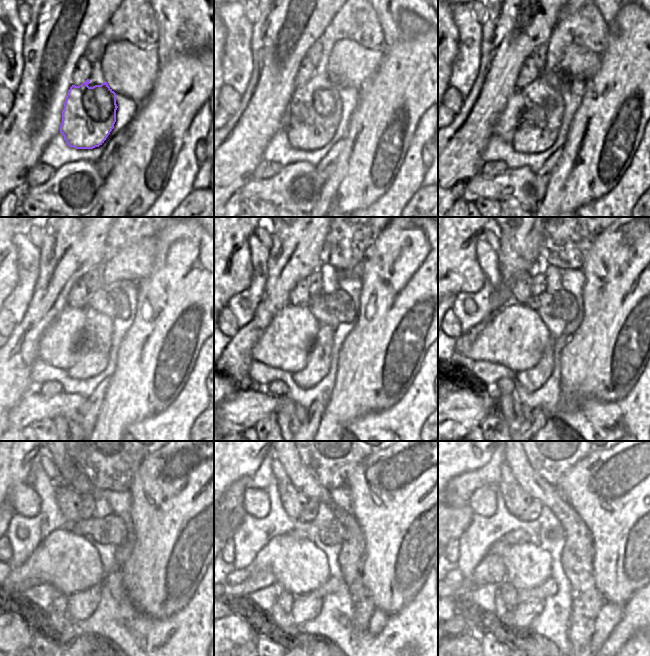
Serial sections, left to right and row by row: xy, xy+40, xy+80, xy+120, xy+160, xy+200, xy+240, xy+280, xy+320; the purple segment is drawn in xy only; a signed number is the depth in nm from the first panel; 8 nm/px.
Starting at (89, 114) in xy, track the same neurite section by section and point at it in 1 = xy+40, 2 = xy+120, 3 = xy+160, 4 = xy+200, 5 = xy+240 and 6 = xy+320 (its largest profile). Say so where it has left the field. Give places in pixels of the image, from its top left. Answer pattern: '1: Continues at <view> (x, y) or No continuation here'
1: Continues at xy+40 (313, 115)
2: Continues at xy+120 (93, 351)
3: Continues at xy+160 (318, 365)
4: Continues at xy+200 (532, 379)
5: Continues at xy+240 (81, 605)
6: Continues at xy+320 (523, 615)

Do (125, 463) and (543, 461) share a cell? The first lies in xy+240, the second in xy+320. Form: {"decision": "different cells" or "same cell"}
{"decision": "same cell"}

